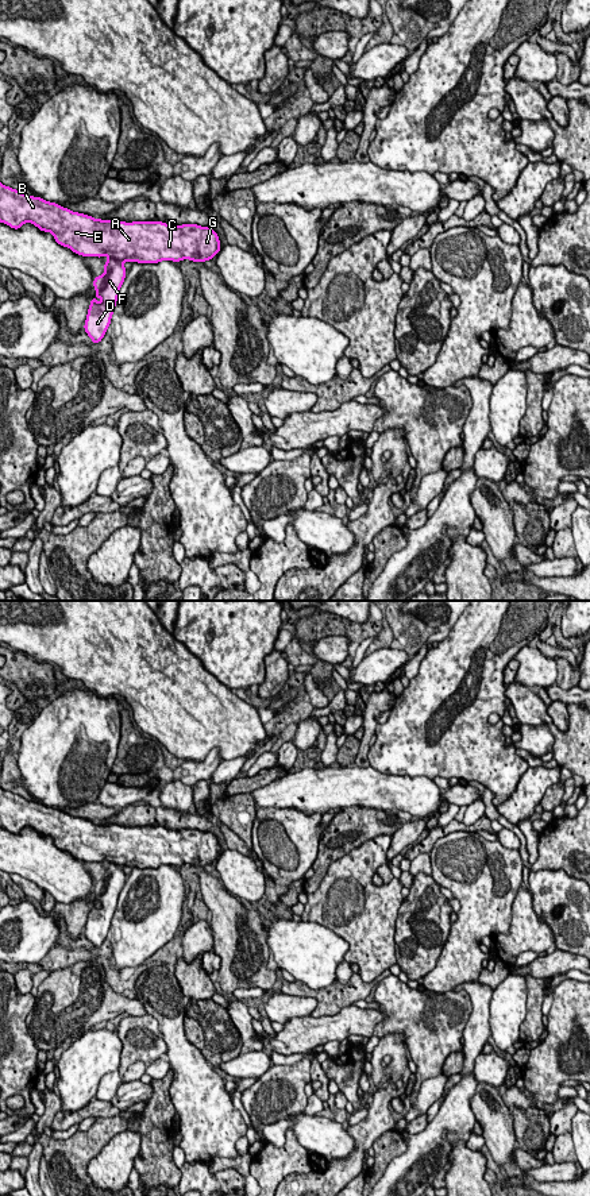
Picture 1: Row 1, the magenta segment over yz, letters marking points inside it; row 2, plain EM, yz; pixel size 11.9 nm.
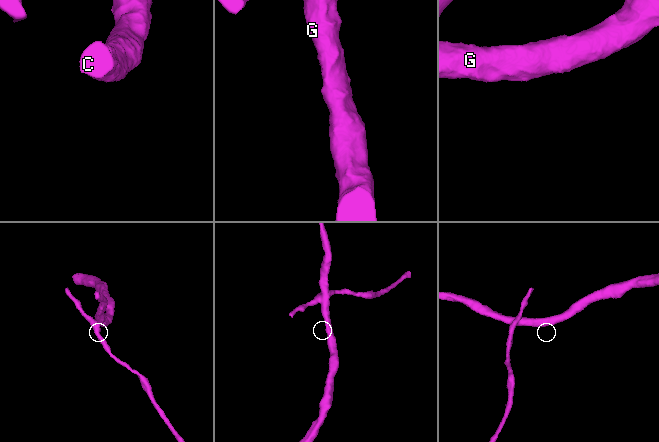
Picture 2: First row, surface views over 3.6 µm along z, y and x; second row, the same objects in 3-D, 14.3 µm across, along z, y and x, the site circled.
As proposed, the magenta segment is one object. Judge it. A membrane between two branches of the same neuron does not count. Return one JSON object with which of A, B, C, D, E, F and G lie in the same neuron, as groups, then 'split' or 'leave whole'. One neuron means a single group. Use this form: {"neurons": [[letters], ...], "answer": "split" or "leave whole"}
{"neurons": [["A", "B", "C", "E", "G"], ["D", "F"]], "answer": "split"}

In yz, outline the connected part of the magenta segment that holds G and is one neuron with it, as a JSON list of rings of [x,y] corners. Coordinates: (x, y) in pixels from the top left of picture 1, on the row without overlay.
[[[1,787],[0,827],[14,834],[32,827],[41,836],[51,837],[58,849],[78,860],[107,860],[132,868],[184,864],[204,868],[221,853],[217,838],[209,830],[95,823],[42,802],[27,800]]]

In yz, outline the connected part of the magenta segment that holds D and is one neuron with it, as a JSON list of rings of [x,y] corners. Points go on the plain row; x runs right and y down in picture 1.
[[[108,863],[104,868],[104,879],[93,884],[96,900],[90,904],[84,934],[92,944],[92,949],[103,945],[111,929],[119,895],[124,887],[127,875],[124,865]]]

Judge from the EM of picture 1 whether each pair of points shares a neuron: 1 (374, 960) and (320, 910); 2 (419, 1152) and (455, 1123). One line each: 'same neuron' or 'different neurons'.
1: same neuron
2: same neuron

